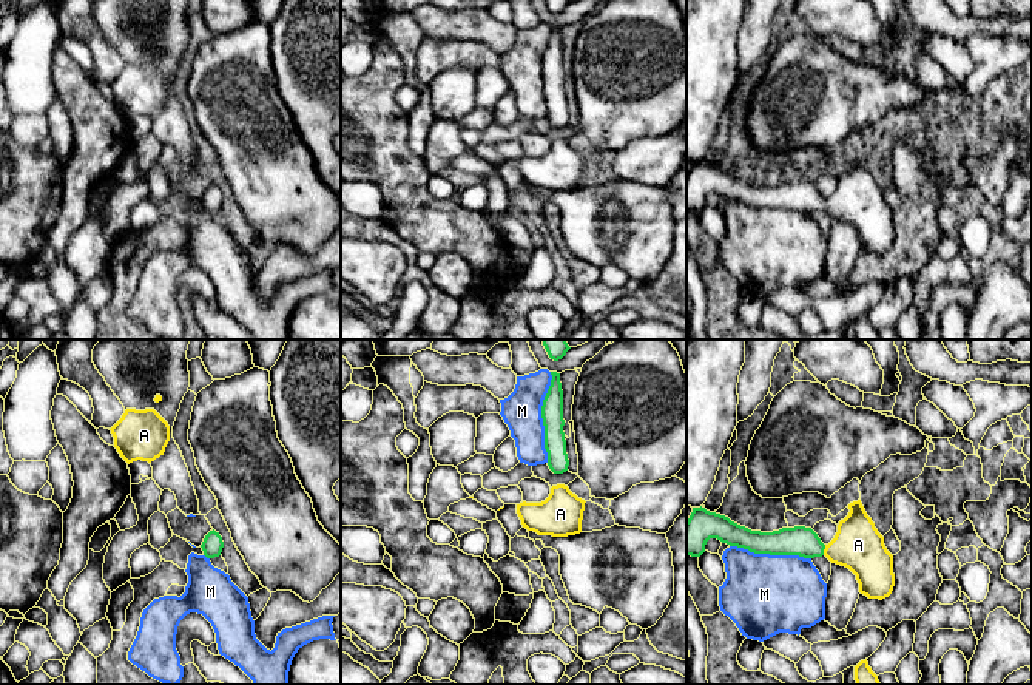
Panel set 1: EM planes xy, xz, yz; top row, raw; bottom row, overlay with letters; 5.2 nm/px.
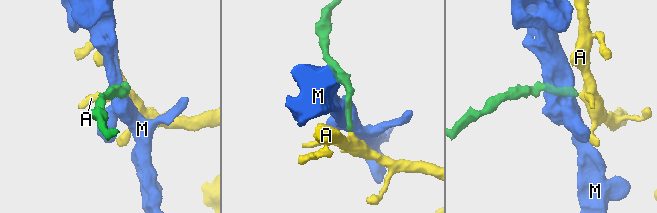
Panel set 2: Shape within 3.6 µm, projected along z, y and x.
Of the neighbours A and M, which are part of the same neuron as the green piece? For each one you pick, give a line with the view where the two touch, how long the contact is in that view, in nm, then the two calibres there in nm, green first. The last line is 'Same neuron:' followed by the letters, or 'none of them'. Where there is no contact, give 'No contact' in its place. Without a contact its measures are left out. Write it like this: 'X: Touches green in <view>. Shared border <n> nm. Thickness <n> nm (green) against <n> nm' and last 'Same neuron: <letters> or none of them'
A: Touches green in yz. Shared border 60 nm. Thickness 160 nm (green) against 260 nm
Same neuron: A

